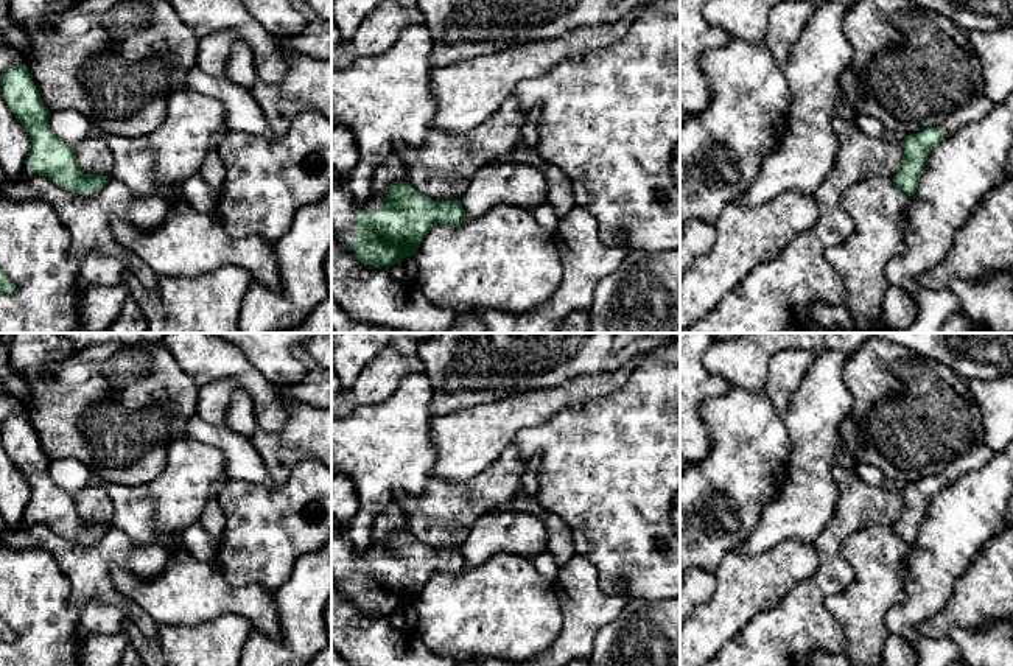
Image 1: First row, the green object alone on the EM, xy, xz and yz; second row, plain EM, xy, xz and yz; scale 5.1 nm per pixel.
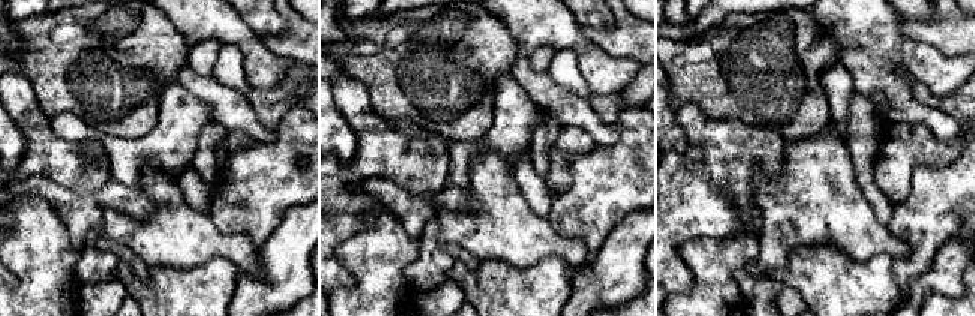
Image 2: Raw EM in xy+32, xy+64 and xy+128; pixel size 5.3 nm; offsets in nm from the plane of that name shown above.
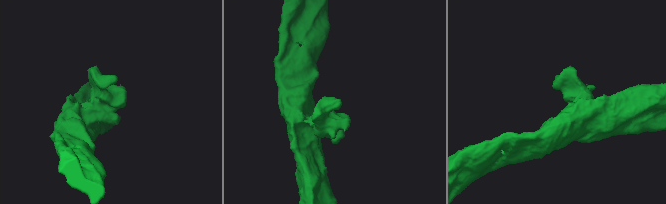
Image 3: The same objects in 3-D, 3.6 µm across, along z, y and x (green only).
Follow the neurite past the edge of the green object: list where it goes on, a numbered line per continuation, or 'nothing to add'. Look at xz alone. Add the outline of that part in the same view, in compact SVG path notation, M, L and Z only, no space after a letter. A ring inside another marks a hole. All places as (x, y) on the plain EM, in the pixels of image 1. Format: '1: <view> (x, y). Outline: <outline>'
1: xz (344, 559). Outline: M331 537L331 582L353 605L356 605L356 601L350 593L356 588L356 560L361 557L367 562L378 562L383 554L383 546L372 543L364 554L358 556L344 537Z

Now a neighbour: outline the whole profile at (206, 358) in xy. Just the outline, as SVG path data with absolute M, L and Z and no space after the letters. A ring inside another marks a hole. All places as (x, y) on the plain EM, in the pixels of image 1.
M168 333L160 342L199 387L216 380L233 380L252 401L257 426L279 431L288 417L279 389L271 384L243 352L209 333Z

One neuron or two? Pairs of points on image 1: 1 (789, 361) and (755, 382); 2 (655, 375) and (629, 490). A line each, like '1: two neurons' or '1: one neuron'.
1: two neurons
2: one neuron

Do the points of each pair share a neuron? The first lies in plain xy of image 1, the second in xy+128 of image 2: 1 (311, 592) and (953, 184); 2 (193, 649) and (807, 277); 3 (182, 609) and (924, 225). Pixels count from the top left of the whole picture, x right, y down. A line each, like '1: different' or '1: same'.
1: different
2: same
3: different

